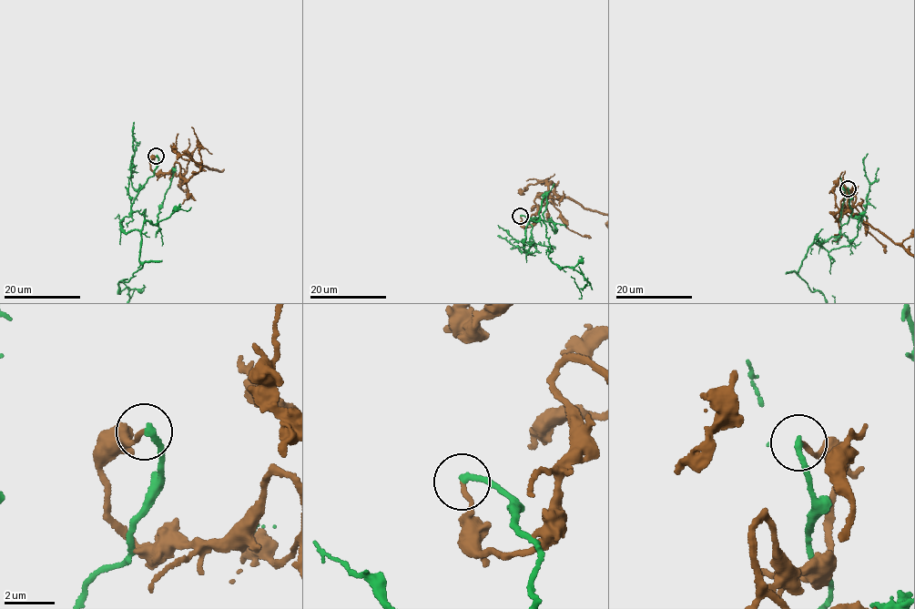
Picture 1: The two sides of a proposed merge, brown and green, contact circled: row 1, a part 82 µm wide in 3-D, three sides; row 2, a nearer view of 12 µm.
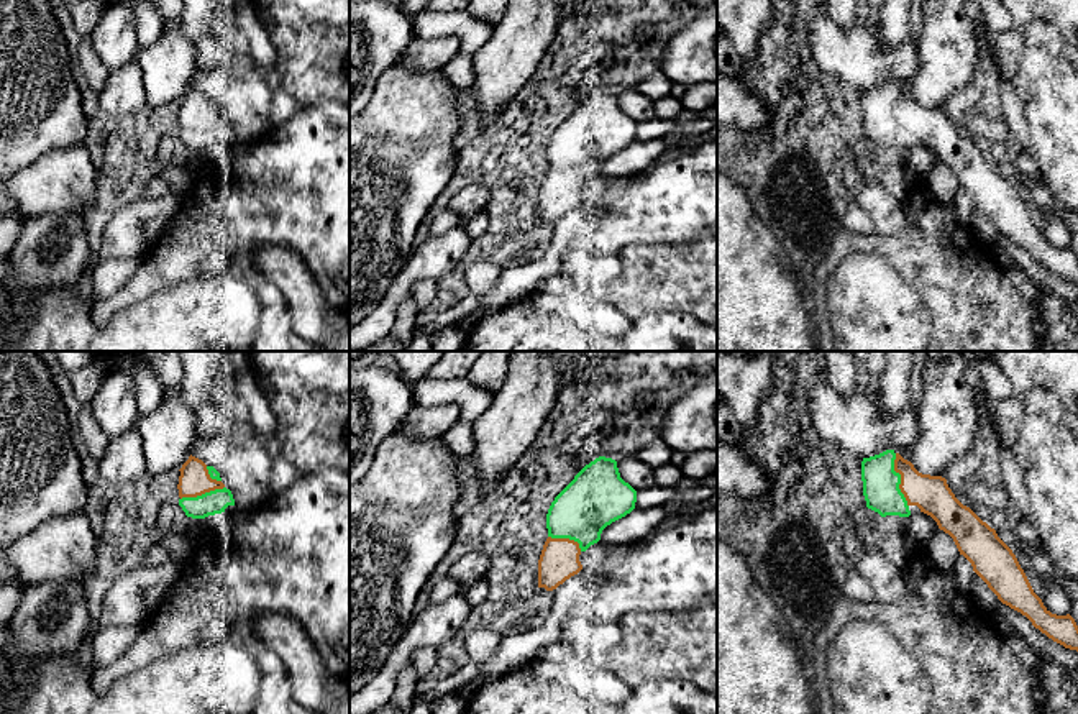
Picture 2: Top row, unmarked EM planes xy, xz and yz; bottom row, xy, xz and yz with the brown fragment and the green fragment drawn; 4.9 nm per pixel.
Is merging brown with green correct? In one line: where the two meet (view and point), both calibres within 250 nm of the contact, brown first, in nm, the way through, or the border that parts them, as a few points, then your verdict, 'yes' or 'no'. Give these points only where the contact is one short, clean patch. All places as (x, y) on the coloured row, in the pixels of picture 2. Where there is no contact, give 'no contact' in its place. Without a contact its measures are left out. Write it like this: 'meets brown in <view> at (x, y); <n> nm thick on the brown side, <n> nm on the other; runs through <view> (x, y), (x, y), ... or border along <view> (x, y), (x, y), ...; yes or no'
meets brown in yz at (901, 480); 180 nm thick on the brown side, 180 nm on the other; no

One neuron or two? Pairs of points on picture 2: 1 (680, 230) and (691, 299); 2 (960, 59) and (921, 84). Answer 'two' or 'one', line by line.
1: two
2: one

